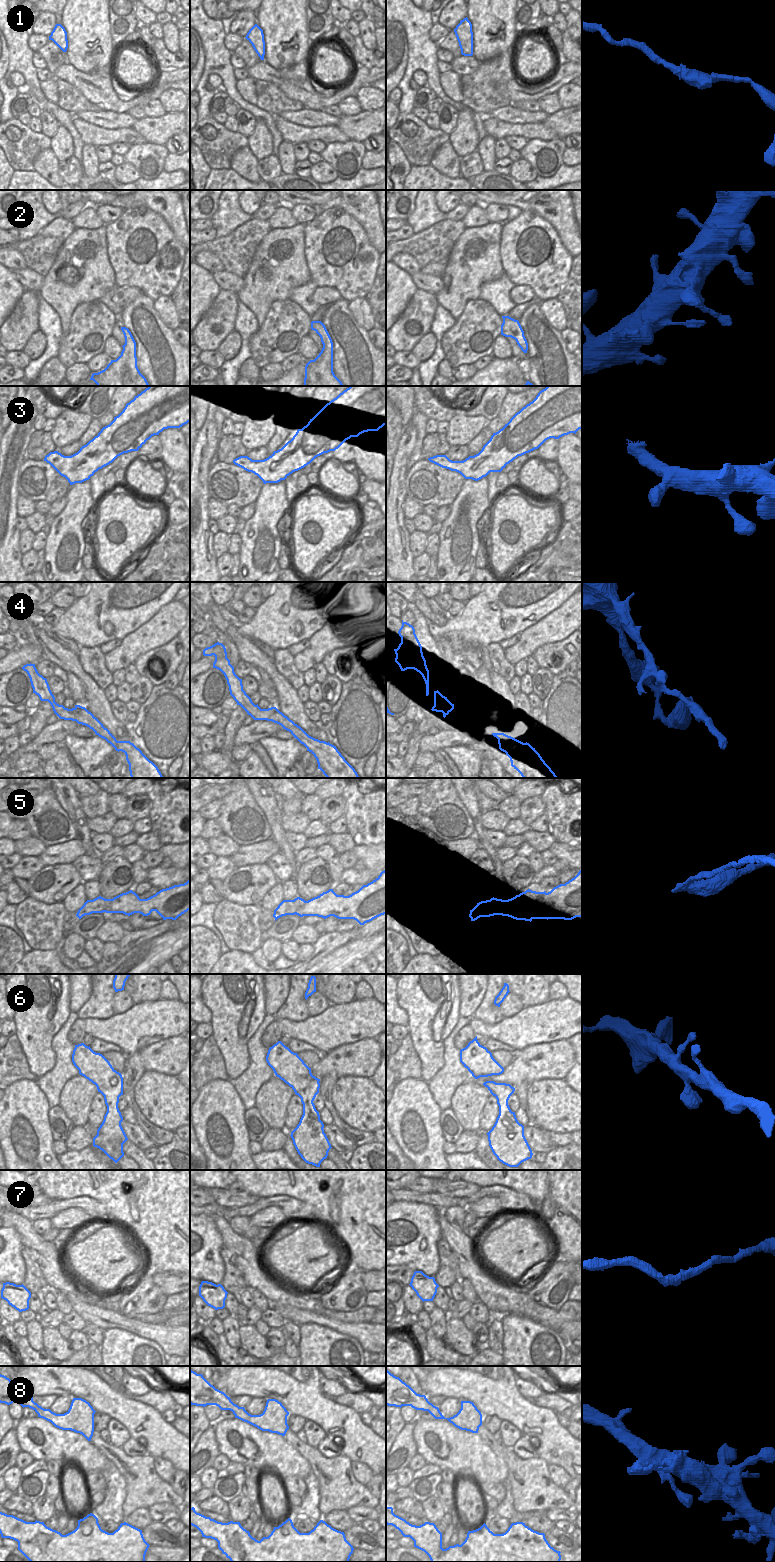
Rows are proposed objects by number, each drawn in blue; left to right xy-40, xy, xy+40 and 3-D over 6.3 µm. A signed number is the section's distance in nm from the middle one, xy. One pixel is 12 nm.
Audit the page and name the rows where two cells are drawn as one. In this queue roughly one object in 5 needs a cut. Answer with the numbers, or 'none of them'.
5

